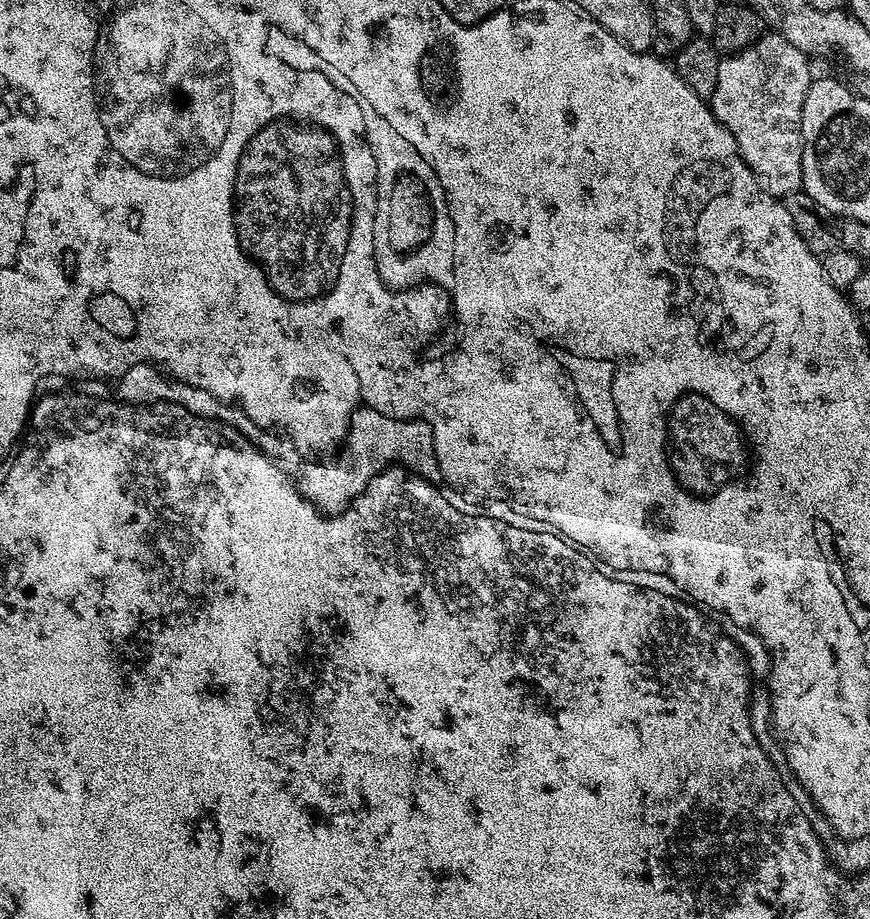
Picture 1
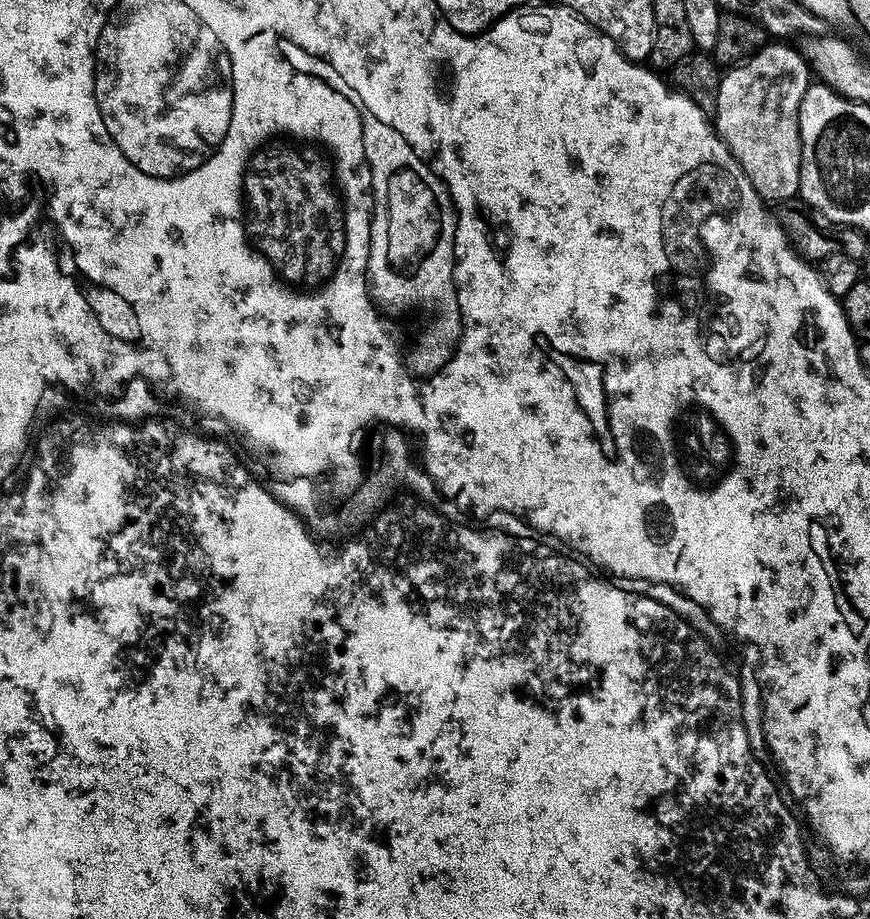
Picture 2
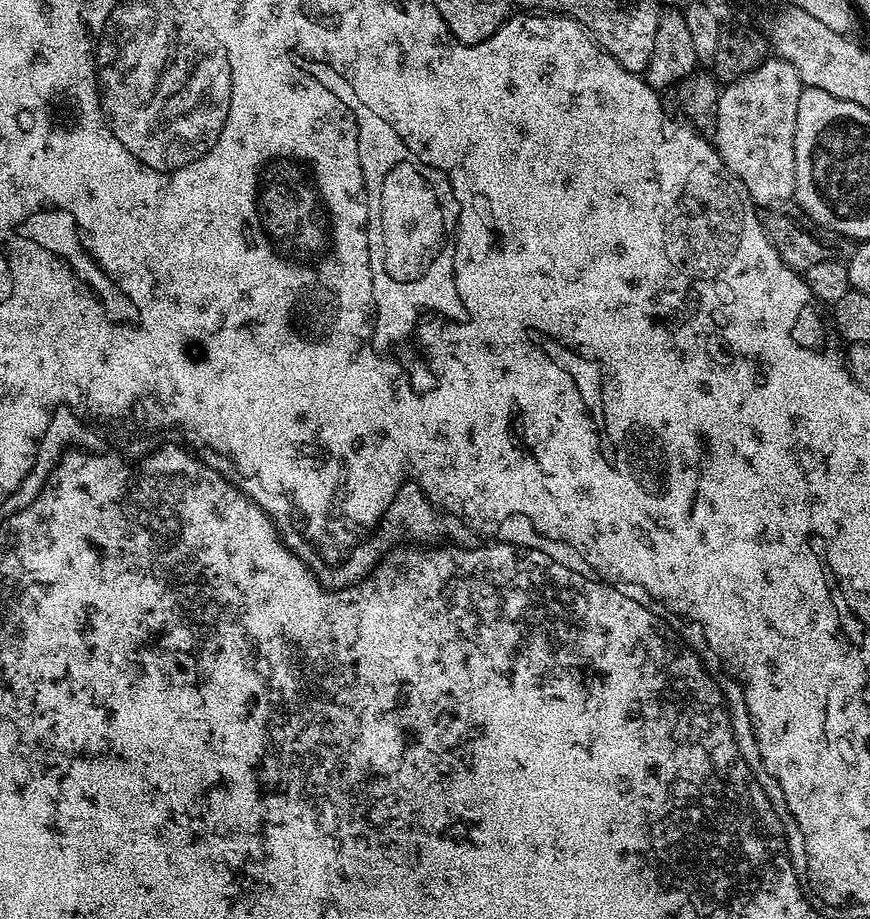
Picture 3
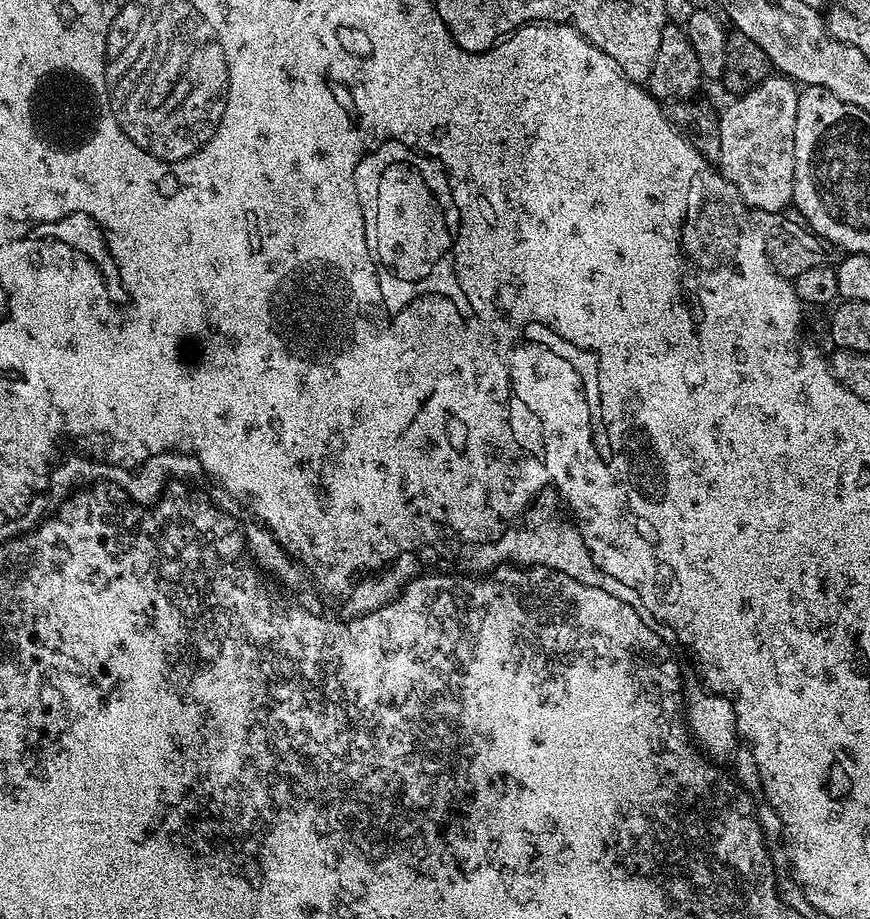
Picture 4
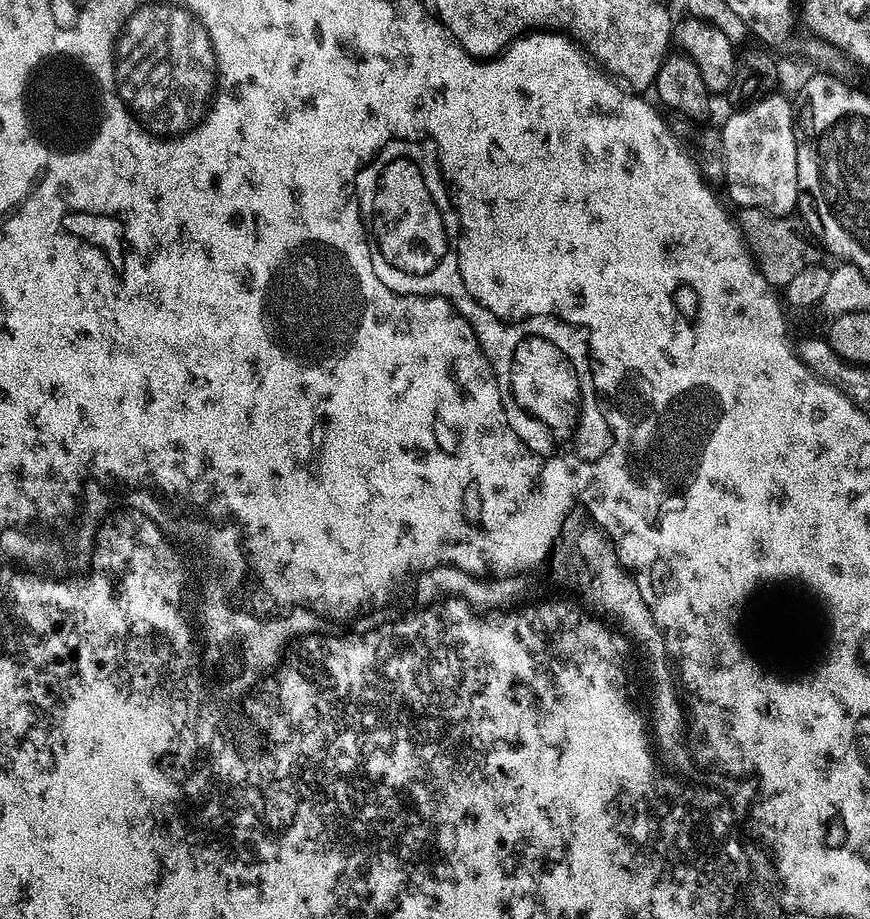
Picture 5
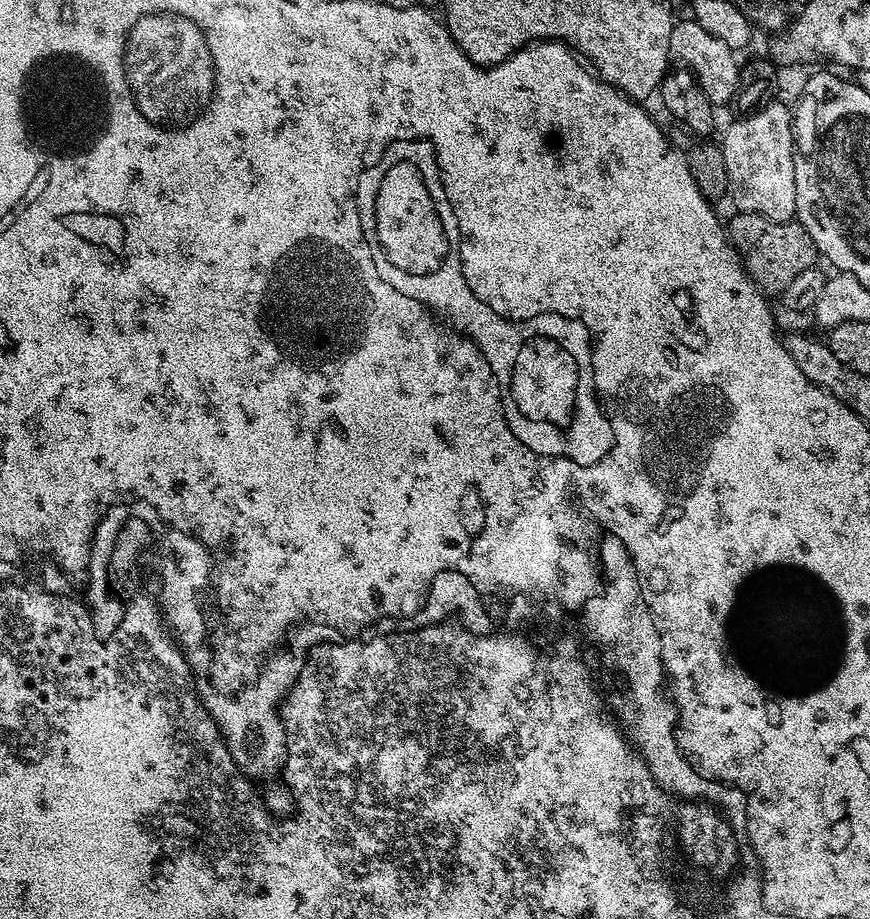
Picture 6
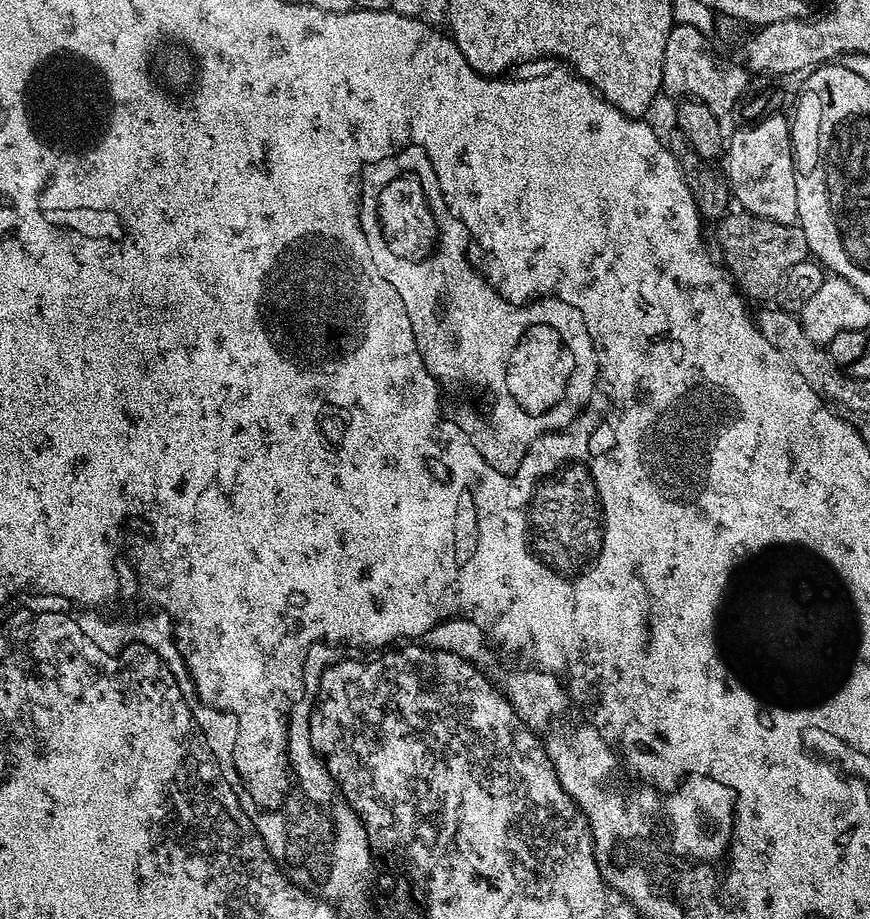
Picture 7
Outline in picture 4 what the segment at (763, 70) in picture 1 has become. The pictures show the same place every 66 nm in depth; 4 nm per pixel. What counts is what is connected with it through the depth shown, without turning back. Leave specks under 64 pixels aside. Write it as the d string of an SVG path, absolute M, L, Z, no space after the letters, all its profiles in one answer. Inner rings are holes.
M773 74L766 77L757 88L751 88L744 96L737 96L728 109L720 112L722 150L718 167L724 177L738 190L749 209L765 214L784 212L792 204L794 190L794 122L798 114L797 85L787 76Z

